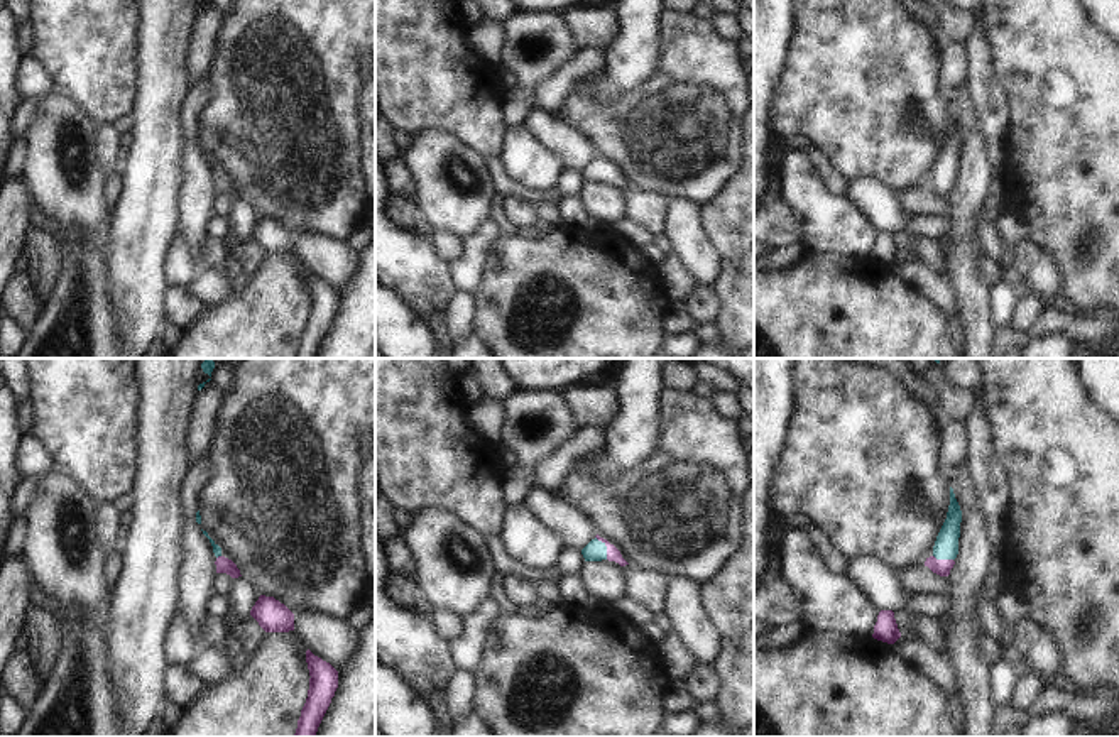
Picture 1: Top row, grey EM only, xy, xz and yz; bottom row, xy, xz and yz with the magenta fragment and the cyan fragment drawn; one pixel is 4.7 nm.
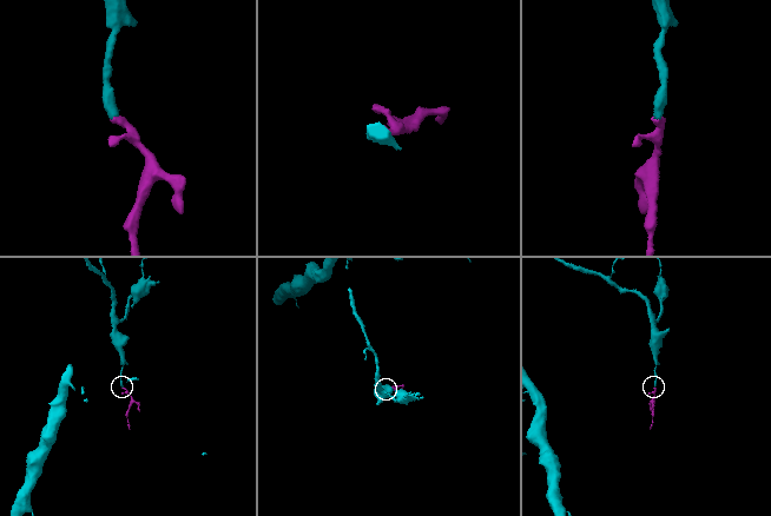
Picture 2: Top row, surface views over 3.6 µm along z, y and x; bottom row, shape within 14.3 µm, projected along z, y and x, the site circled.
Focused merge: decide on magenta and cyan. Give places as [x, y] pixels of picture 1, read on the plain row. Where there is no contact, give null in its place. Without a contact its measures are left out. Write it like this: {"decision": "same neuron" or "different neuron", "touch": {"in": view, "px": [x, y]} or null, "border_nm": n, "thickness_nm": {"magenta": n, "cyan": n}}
{"decision": "same neuron", "touch": {"in": "xz", "px": [607, 169]}, "border_nm": 130, "thickness_nm": {"magenta": 60, "cyan": 100}}

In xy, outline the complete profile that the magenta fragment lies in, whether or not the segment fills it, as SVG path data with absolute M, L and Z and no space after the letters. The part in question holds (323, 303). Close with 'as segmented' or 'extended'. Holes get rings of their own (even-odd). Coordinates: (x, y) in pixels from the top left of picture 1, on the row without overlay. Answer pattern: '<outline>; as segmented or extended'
M309 270L306 272L306 284L311 298L309 311L294 358L316 358L318 348L338 309L338 292L330 284L314 277Z; as segmented

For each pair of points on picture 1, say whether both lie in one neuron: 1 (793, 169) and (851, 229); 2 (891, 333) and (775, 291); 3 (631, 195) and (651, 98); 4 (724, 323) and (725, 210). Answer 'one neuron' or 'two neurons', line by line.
1: one neuron
2: one neuron
3: two neurons
4: one neuron

